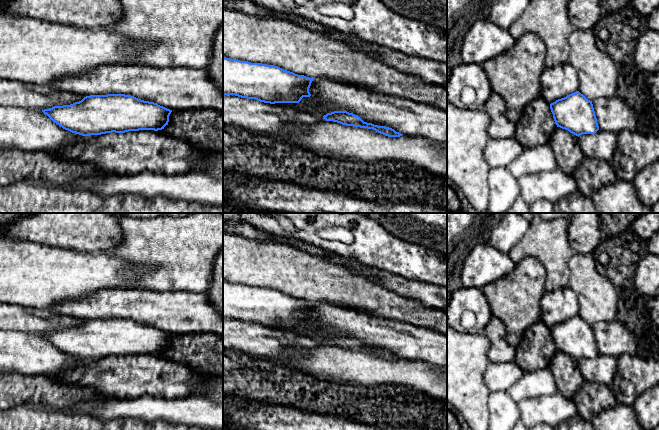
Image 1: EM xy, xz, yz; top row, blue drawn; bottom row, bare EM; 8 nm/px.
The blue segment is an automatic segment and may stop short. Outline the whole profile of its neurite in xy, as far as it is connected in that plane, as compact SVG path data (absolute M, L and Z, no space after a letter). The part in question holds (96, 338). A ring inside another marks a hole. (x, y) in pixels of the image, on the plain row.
M90 319L70 329L42 334L54 347L82 360L162 354L172 334L131 319Z

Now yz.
M579 315L551 327L550 333L557 351L578 361L595 358L599 354L592 325Z

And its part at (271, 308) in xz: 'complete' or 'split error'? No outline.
complete

